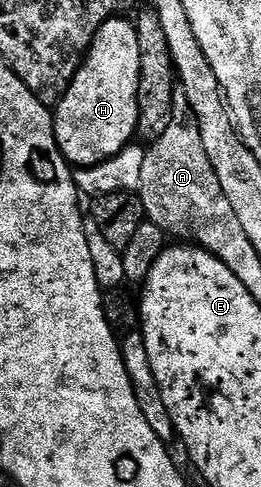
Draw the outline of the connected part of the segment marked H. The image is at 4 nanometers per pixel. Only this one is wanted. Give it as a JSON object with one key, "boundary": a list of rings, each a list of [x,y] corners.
{"boundary":[[[111,18],[96,30],[90,51],[86,53],[82,66],[72,78],[68,90],[53,109],[54,133],[58,149],[66,163],[75,169],[91,168],[100,161],[120,154],[135,139],[138,131],[138,86],[142,77],[142,40],[138,28],[130,18]]]}

